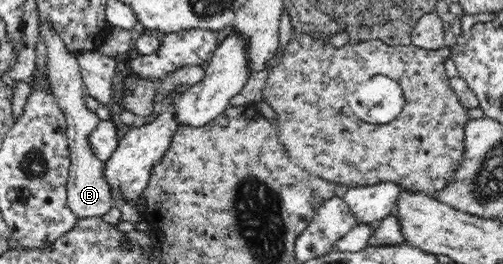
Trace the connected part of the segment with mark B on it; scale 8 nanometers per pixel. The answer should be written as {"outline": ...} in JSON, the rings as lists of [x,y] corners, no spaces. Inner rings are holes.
{"outline":[[[50,23],[40,24],[39,37],[48,45],[47,73],[53,94],[58,100],[60,109],[67,121],[66,135],[71,155],[71,167],[69,168],[69,180],[67,181],[67,202],[76,217],[102,217],[108,213],[114,205],[110,194],[110,185],[105,176],[105,163],[97,159],[92,153],[89,144],[89,135],[98,127],[99,119],[95,112],[87,107],[82,94],[83,77],[76,59],[76,55],[68,52],[62,40],[51,29]]]}

